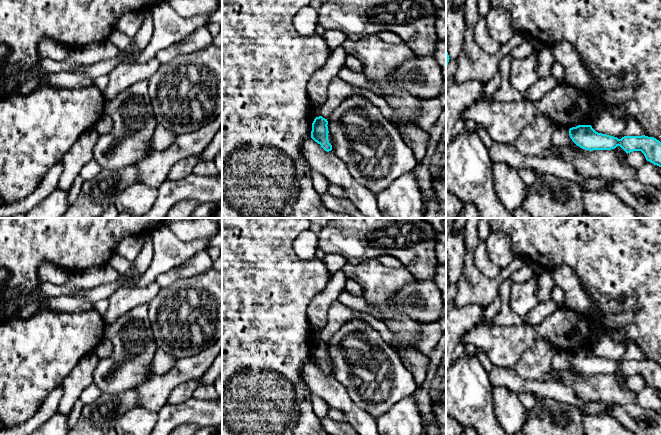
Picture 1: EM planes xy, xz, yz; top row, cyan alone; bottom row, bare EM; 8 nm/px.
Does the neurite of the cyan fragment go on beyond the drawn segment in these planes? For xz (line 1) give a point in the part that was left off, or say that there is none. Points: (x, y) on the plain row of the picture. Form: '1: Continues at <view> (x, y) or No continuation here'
1: No continuation here

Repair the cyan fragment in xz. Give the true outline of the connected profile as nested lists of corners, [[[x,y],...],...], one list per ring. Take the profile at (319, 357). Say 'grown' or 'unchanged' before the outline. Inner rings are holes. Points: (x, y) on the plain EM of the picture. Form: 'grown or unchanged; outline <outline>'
unchanged; outline [[[322,340],[316,341],[312,347],[311,362],[321,369],[321,371],[329,376],[332,374],[332,369],[328,364],[328,345]]]

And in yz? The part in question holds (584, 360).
unchanged; outline [[[578,349],[569,353],[572,365],[585,374],[611,374],[620,370],[627,378],[641,375],[646,384],[661,391],[661,366],[654,361],[624,360],[621,363],[596,356],[591,349]]]

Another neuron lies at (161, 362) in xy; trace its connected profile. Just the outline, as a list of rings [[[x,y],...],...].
[[[158,349],[152,358],[150,365],[151,373],[163,374],[169,371],[170,368],[175,364],[176,359],[177,358],[169,355],[162,349]]]

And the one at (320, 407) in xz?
[[[311,392],[311,400],[313,403],[313,410],[316,413],[316,415],[320,418],[325,417],[329,409],[327,403],[322,398],[318,397],[312,392]]]

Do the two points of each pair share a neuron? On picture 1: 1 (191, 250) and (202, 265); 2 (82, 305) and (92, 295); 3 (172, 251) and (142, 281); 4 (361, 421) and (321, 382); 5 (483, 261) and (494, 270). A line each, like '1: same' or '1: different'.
1: different
2: different
3: same
4: same
5: same

